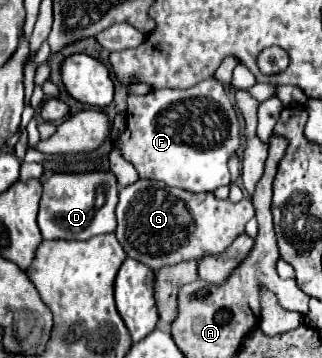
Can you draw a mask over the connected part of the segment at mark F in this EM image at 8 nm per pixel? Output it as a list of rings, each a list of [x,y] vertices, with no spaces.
[[[206,79],[190,89],[158,89],[148,95],[130,95],[126,109],[126,131],[112,143],[134,165],[142,179],[164,181],[166,185],[186,191],[216,191],[220,185],[230,185],[228,157],[240,145],[238,109],[230,95],[224,93],[222,83]]]

